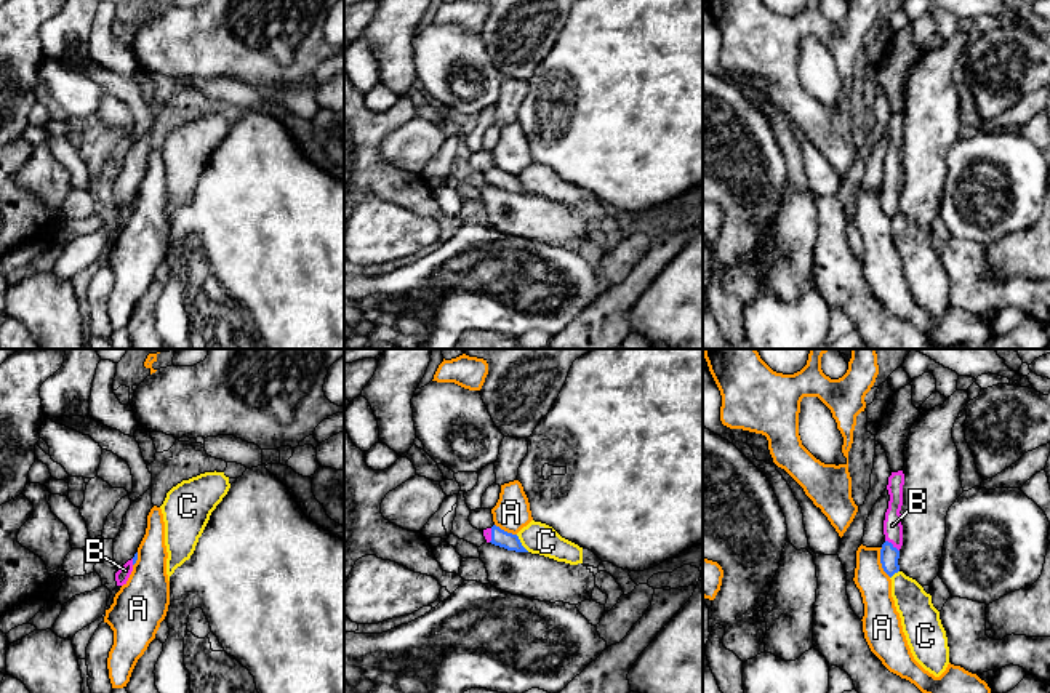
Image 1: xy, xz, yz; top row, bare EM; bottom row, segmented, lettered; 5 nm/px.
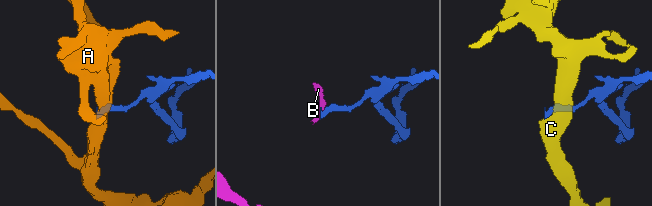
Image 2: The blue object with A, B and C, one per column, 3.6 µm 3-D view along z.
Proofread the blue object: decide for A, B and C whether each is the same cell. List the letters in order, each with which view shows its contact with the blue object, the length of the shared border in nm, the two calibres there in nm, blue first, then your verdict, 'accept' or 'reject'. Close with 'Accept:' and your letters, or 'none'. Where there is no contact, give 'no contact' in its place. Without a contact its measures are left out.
A: meets blue in yz; contact 160 nm long; 100 nm thick on the blue side, 160 nm on the other; reject
B: meets blue in yz; contact 90 nm long; 100 nm thick on the blue side, 100 nm on the other; accept
C: meets blue in xz; contact 110 nm long; 90 nm thick on the blue side, 160 nm on the other; reject
Accept: B

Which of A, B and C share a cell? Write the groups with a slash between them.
A / B / C

